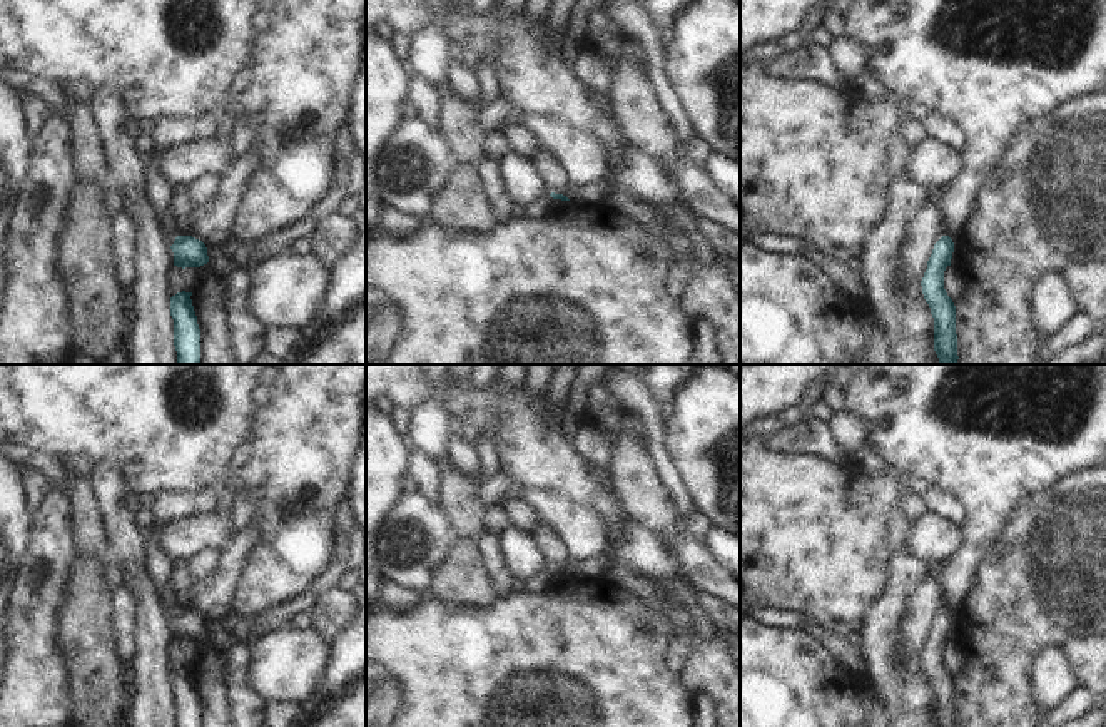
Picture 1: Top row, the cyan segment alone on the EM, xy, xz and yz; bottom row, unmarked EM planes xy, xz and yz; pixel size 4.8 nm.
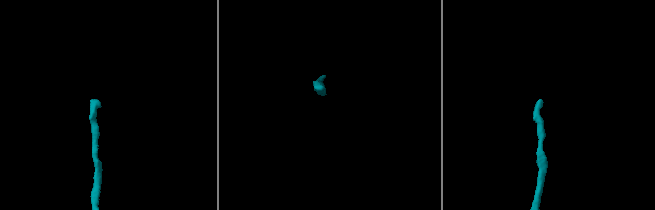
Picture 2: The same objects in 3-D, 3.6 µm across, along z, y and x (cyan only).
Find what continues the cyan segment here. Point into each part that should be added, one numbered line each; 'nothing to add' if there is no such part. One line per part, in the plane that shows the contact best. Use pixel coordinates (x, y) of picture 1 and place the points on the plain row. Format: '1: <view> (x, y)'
nothing to add

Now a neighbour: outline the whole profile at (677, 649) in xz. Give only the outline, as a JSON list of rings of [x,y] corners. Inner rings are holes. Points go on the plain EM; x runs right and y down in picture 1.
[[[673,638],[668,645],[668,655],[665,665],[675,675],[678,674],[683,663],[687,647],[688,647],[688,640],[680,640],[680,638]]]

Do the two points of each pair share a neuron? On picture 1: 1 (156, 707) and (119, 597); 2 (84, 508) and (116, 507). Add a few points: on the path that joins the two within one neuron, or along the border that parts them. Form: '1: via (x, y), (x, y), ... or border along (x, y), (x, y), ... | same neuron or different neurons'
1: border along (131, 600), (134, 614), (134, 657), (127, 672) | different neurons
2: border along (87, 483), (101, 515), (107, 547) | different neurons

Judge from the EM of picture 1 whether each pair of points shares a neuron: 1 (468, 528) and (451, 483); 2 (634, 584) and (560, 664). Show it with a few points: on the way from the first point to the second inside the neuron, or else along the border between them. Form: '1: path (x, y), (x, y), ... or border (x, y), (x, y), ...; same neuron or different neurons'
1: path (465, 517), (456, 495); same neuron
2: border (605, 574), (612, 584), (657, 615); different neurons

